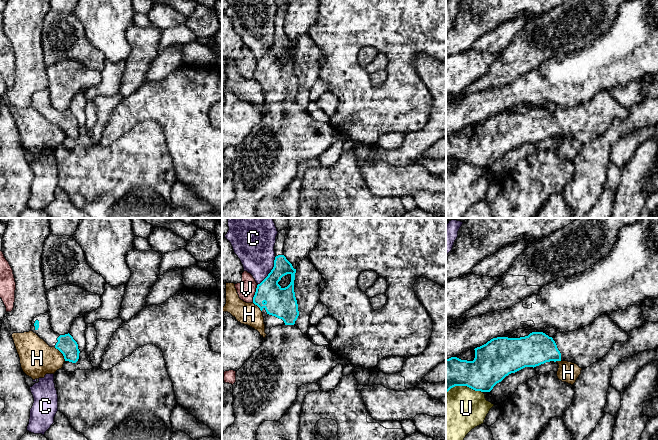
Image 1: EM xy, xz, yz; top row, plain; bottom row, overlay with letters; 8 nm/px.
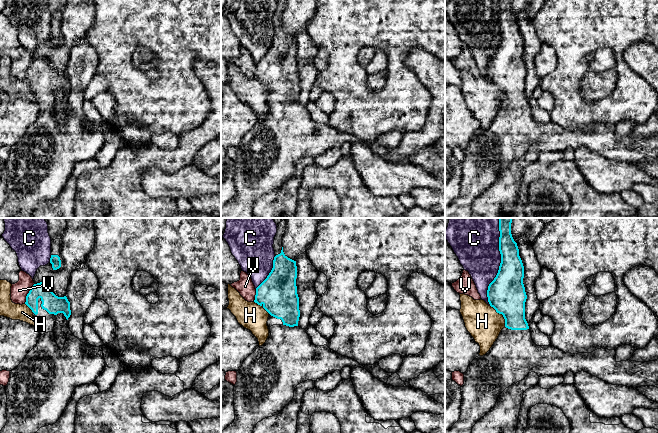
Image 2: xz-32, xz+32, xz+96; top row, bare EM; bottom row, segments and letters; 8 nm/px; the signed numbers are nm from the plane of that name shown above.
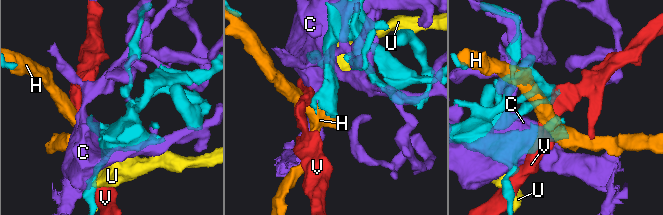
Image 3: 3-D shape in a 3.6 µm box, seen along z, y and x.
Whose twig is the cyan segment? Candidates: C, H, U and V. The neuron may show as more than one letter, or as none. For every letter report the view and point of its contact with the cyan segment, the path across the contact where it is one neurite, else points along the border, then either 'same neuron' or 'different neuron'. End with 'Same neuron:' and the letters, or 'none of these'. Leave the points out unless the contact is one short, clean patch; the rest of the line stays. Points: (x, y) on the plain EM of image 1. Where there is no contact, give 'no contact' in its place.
C: contact xz (271, 46); different neuron
H: contact xy (61, 128); different neuron
U: contact yz (464, 161); different neuron
V: contact xz (255, 69); different neuron
Same neuron: none of these

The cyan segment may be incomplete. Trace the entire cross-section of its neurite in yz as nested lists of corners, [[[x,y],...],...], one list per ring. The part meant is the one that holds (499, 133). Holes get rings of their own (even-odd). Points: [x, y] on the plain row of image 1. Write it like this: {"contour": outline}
{"contour": [[[605,90],[598,92],[583,104],[557,109],[553,113],[543,108],[532,108],[520,114],[493,114],[474,125],[473,137],[461,136],[457,133],[446,135],[446,169],[455,162],[467,162],[475,167],[490,168],[509,150],[550,137],[568,137],[584,145],[605,132],[615,119],[625,118],[627,115],[628,109]]]}

